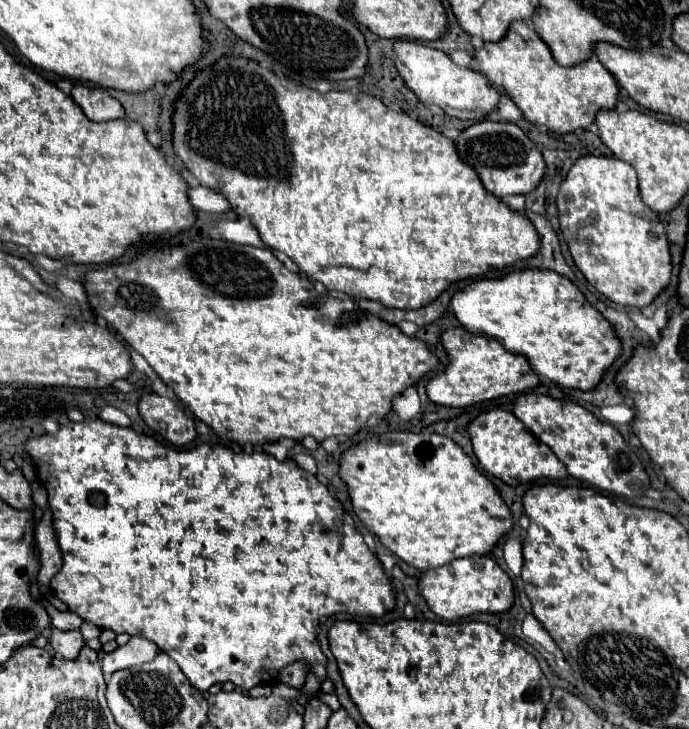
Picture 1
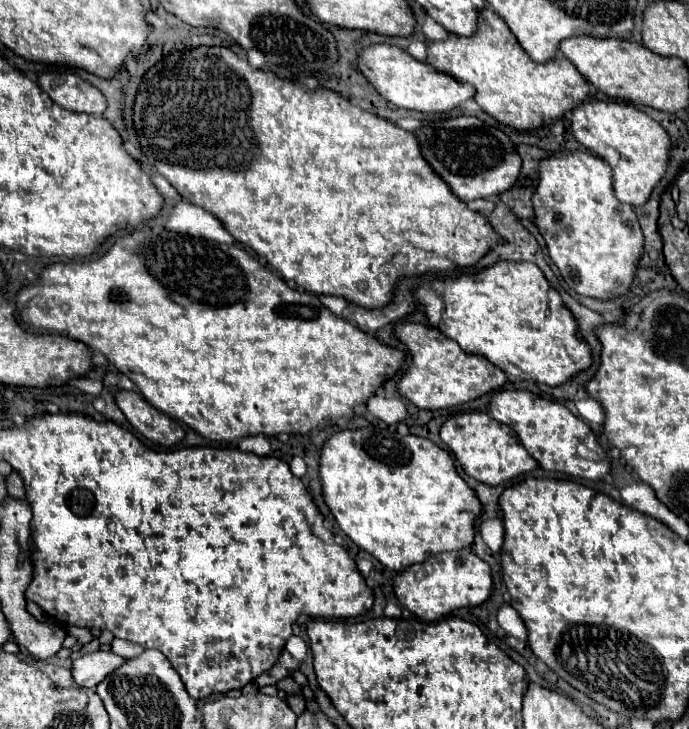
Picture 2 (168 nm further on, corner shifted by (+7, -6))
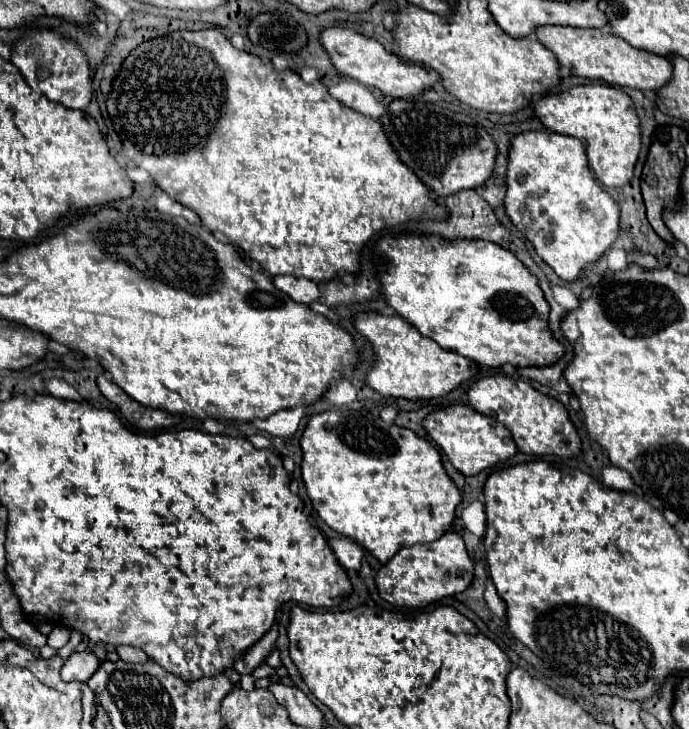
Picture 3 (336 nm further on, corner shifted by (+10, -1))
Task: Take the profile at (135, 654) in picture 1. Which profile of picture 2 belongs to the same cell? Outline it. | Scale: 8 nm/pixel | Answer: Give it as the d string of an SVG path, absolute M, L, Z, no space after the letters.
M92 652L72 662L72 674L76 680L76 686L94 690L108 674L112 674L120 664L126 660L122 656L116 656L112 652Z

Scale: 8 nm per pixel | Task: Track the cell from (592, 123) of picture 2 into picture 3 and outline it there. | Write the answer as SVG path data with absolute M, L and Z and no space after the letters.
M605 83L577 85L559 93L543 95L535 103L533 111L545 129L573 135L585 145L589 169L601 185L623 187L631 181L633 167L641 151L641 133L637 111L627 93Z

